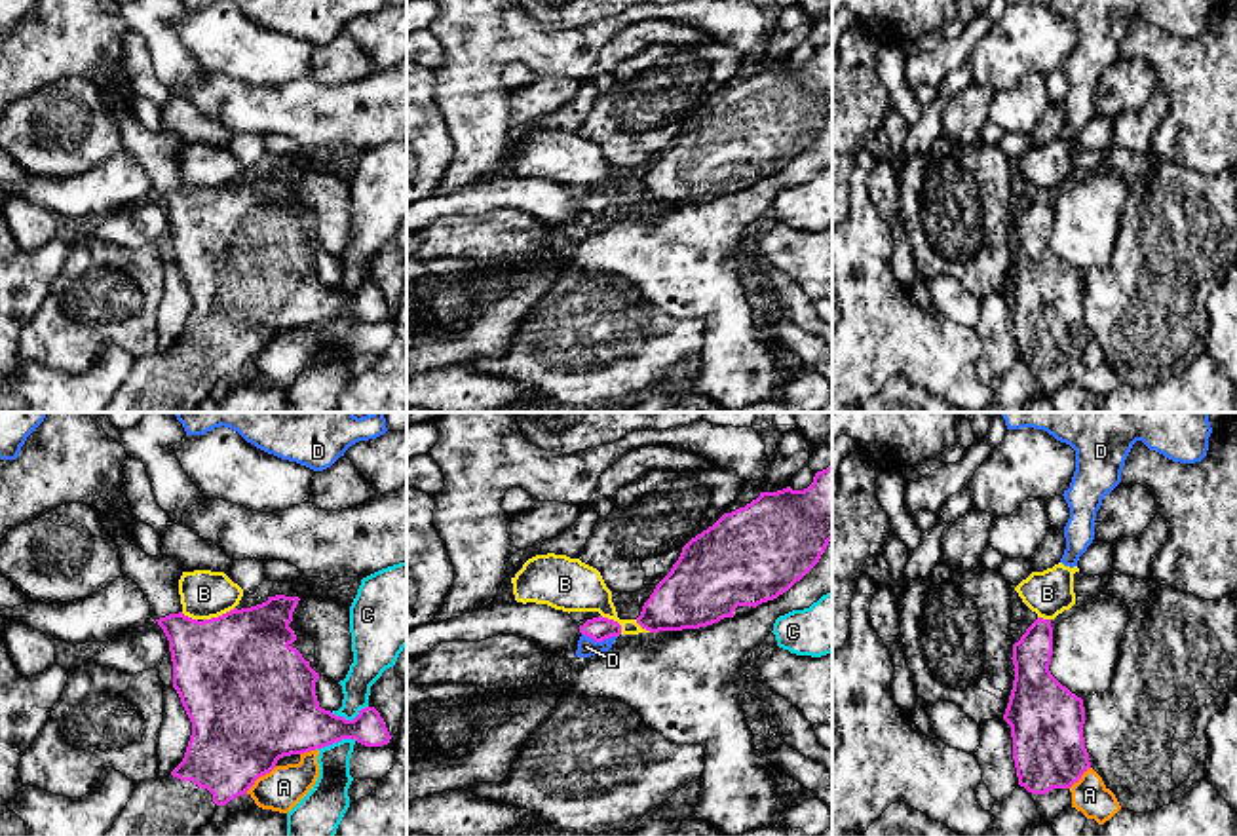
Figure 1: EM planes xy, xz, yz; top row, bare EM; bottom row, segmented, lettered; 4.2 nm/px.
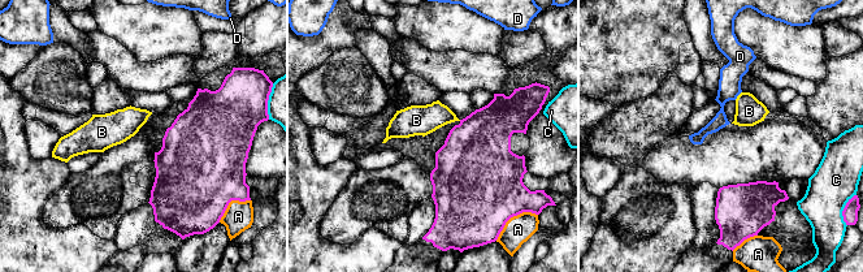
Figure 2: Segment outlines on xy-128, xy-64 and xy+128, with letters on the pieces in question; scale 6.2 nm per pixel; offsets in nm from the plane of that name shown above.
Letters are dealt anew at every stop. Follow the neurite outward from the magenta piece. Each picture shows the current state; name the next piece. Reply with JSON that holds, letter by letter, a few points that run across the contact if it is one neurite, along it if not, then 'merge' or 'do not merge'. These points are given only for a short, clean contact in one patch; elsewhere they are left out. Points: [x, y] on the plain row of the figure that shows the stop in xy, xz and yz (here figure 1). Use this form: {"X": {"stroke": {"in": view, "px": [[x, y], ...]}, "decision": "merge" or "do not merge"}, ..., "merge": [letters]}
{"A": {"decision": "do not merge"}, "B": {"stroke": {"in": "xy", "px": [[234, 181], [204, 194]]}, "decision": "do not merge"}, "C": {"decision": "do not merge"}, "D": {"stroke": {"in": "xz", "px": [[582, 208], [595, 215], [616, 211]]}, "decision": "do not merge"}, "merge": []}

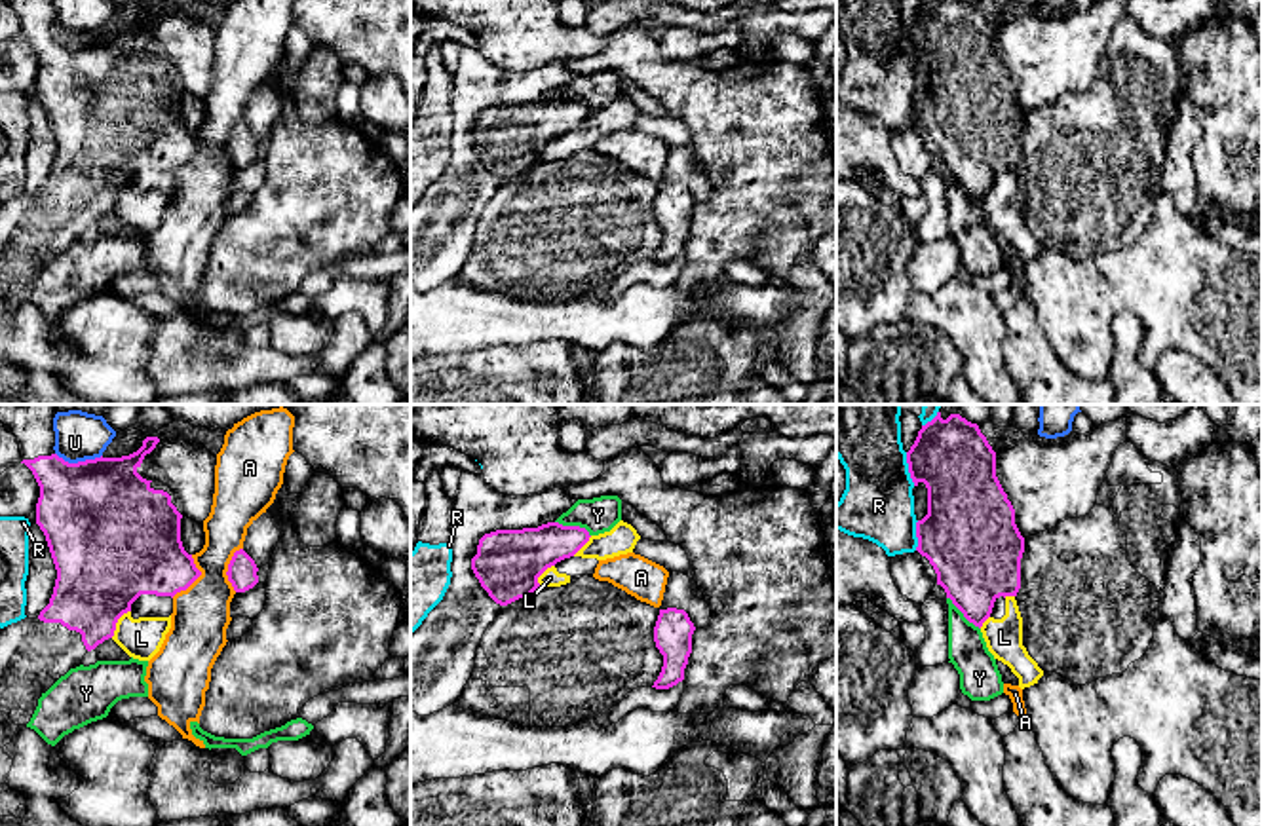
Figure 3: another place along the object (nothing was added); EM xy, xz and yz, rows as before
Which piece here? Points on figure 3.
{"A": {"decision": "do not merge"}, "L": {"decision": "do not merge"}, "R": {"decision": "do not merge"}, "U": {"stroke": {"in": "xy", "px": [[56, 27], [69, 37], [101, 31]]}, "decision": "do not merge"}, "Y": {"decision": "do not merge"}, "merge": []}

